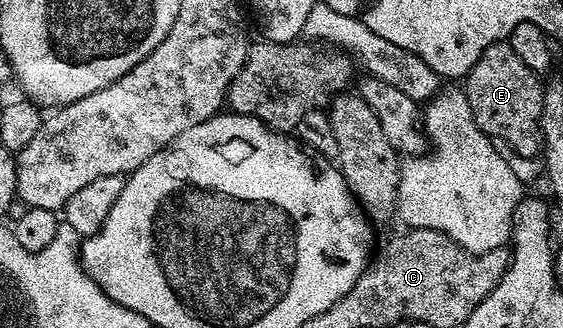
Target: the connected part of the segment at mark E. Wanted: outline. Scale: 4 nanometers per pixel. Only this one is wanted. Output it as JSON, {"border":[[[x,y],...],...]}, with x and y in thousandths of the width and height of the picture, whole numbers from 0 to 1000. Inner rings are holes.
{"border":[[[901,128],[861,149],[826,235],[826,284],[845,384],[888,442],[902,439],[922,476],[956,479],[964,445],[964,268],[956,244],[952,223],[943,220],[933,189],[918,177],[918,165],[911,165]]]}

